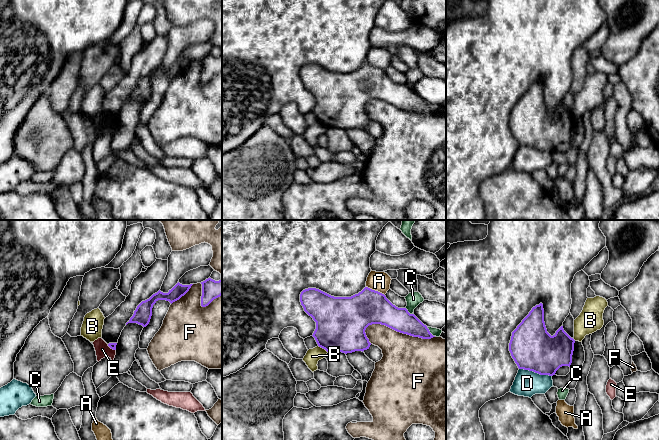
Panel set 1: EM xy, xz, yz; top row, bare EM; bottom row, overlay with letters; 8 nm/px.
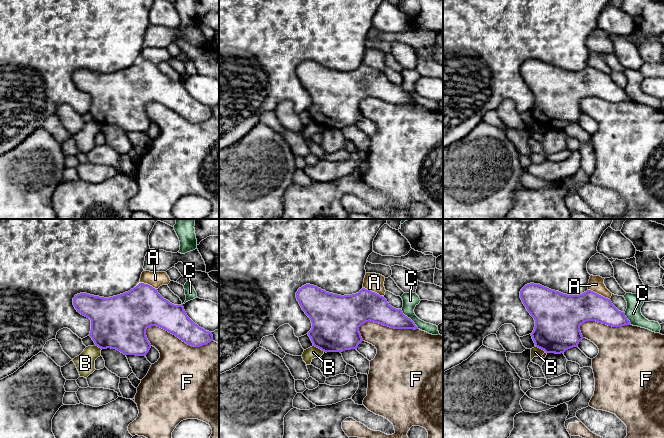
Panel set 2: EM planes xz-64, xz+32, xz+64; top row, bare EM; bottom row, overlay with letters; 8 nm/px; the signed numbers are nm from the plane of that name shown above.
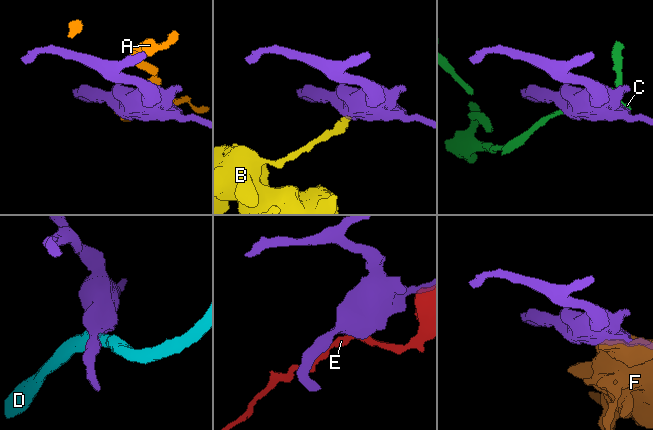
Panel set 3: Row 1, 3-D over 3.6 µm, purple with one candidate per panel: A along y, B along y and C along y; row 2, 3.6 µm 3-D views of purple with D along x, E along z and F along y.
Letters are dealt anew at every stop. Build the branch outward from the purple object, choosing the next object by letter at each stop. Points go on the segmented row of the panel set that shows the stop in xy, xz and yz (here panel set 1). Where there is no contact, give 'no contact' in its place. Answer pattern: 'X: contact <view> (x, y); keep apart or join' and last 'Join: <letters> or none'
A: contact xz (374, 290); keep apart
B: contact xz (323, 348); keep apart
C: contact xz (429, 332); keep apart
D: contact yz (535, 372); keep apart
E: contact xy (111, 348); keep apart
F: contact xz (400, 332); keep apart
Join: none

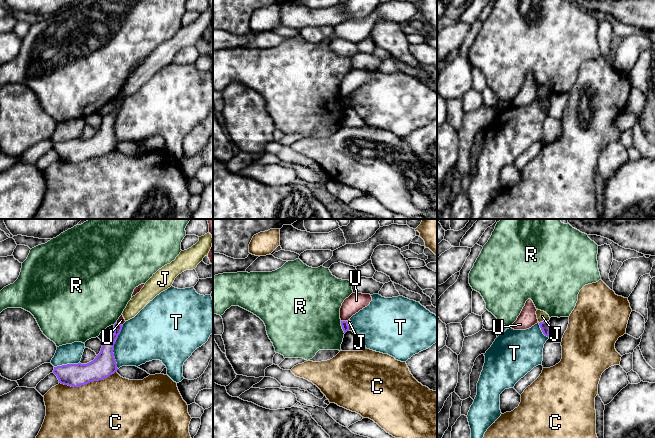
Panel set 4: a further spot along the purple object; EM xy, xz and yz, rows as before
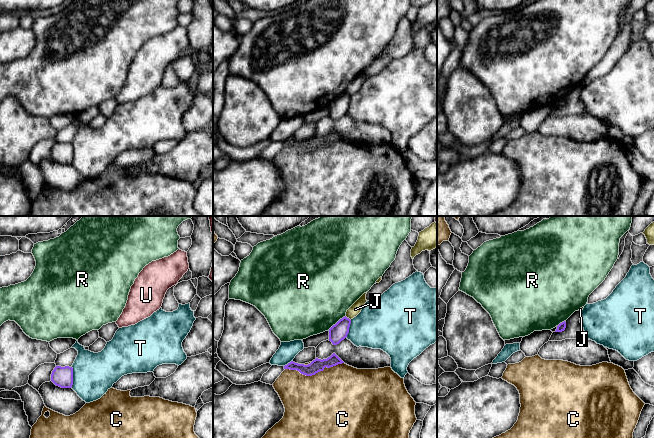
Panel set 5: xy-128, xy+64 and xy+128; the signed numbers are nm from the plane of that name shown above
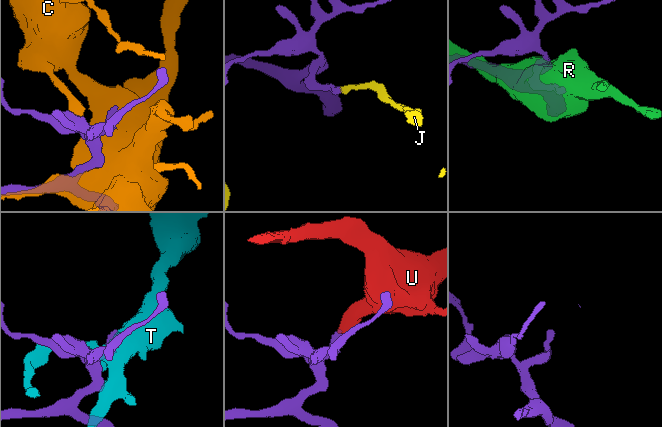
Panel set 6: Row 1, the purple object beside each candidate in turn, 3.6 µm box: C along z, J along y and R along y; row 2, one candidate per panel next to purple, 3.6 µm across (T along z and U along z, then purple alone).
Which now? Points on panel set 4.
C: contact xy (87, 383); keep apart
J: contact yz (543, 321); keep apart
R: contact xz (342, 327); keep apart
T: contact xy (113, 347); keep apart
U: contact xz (344, 321); keep apart
Join: none

